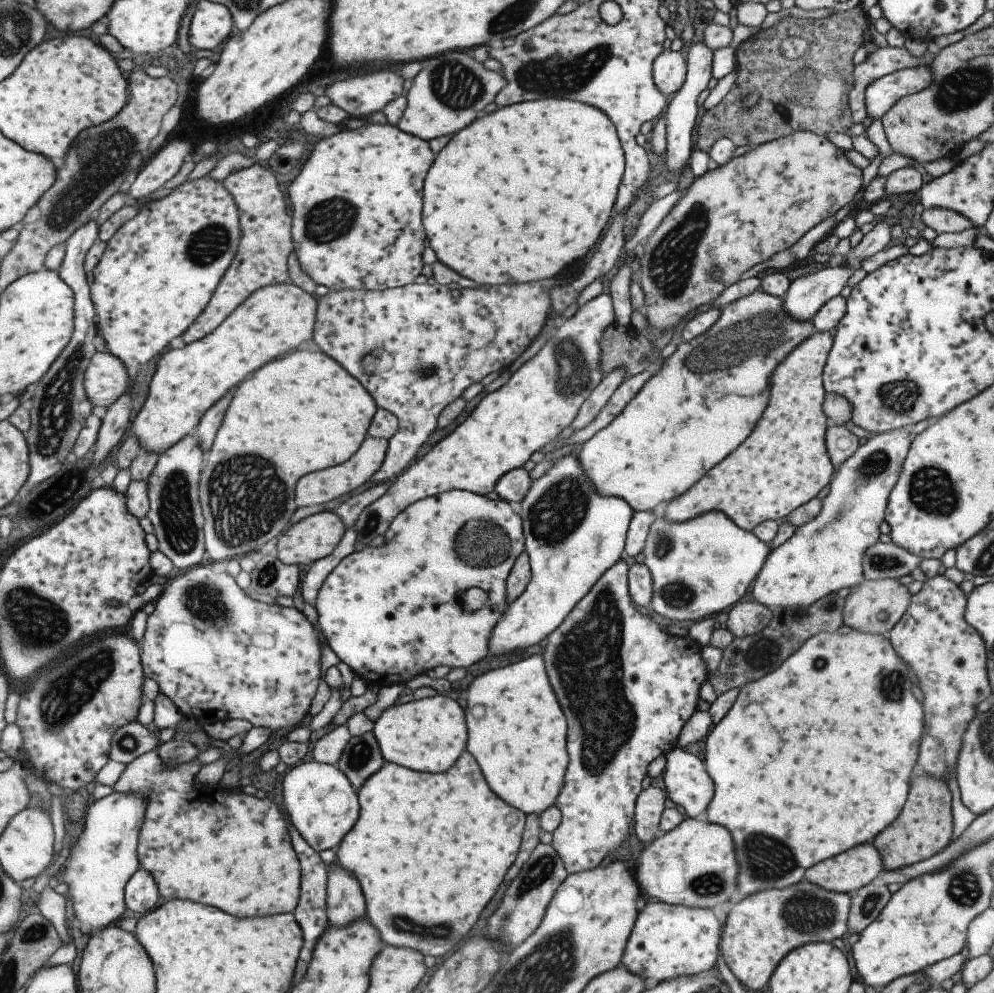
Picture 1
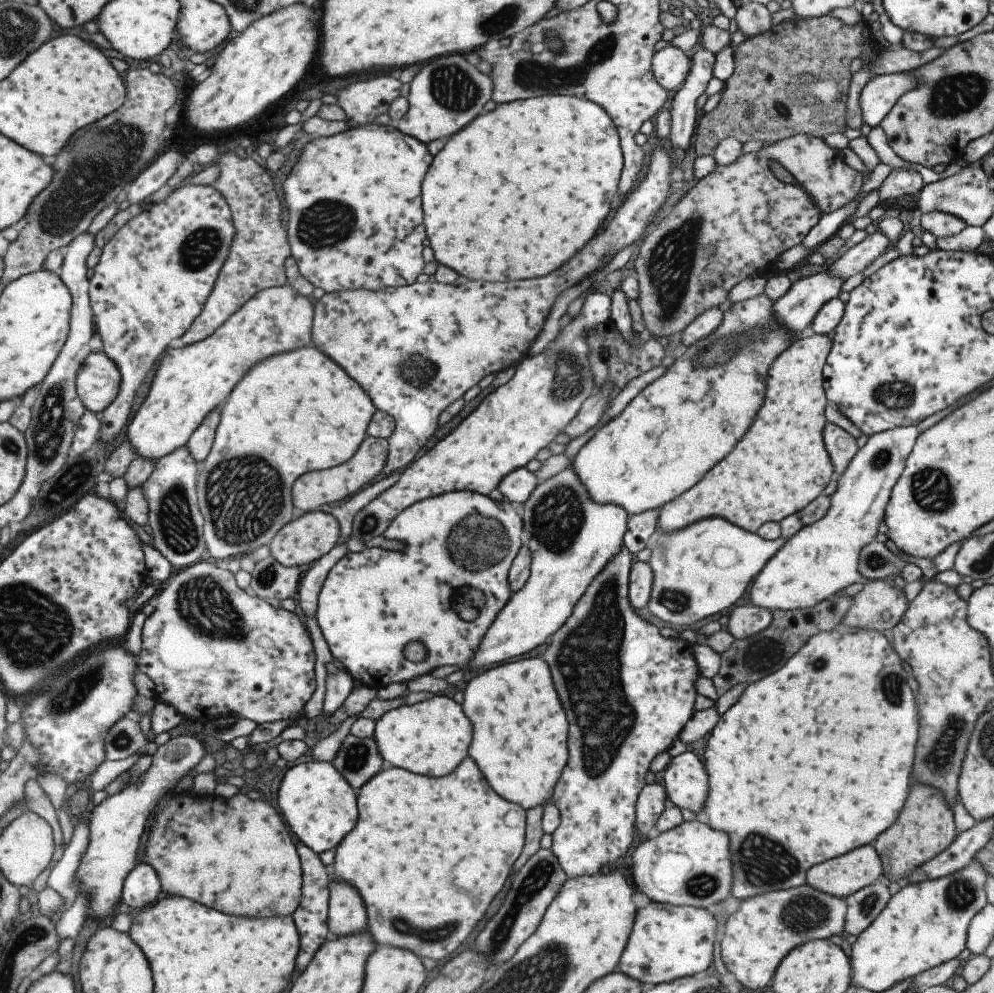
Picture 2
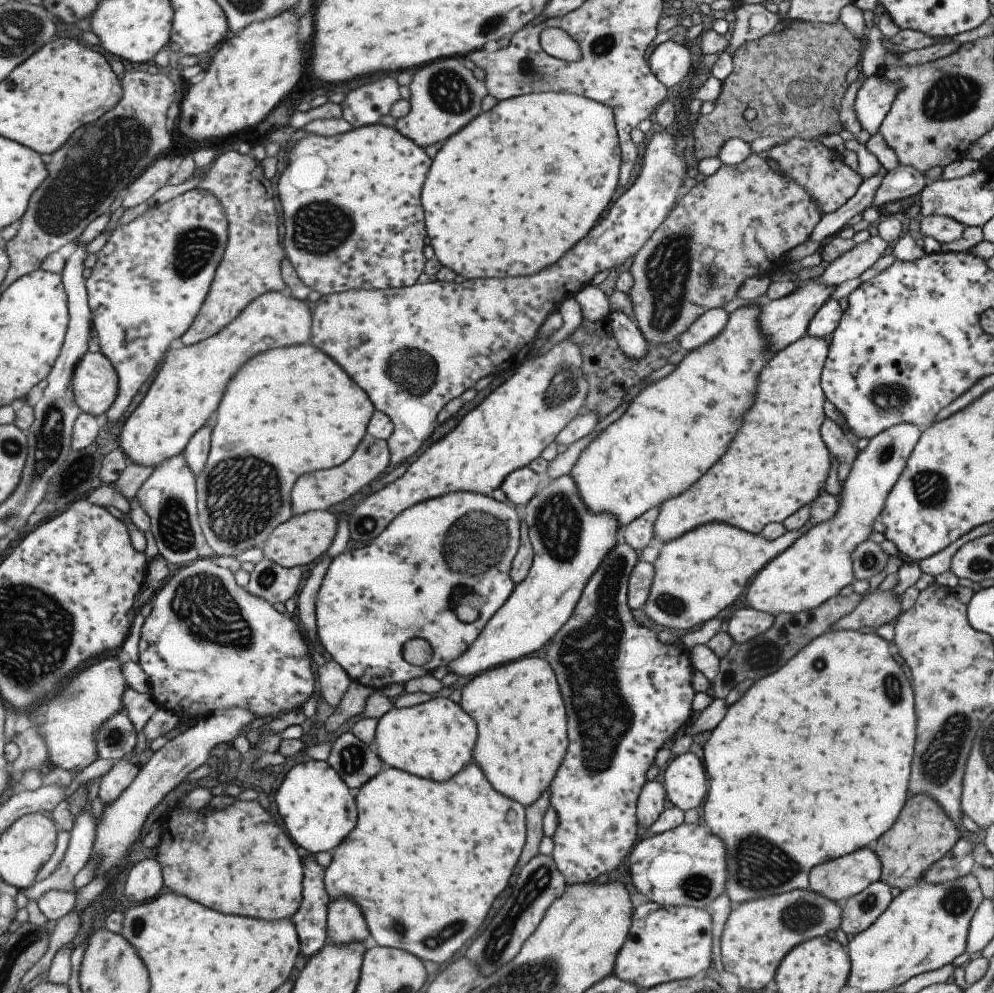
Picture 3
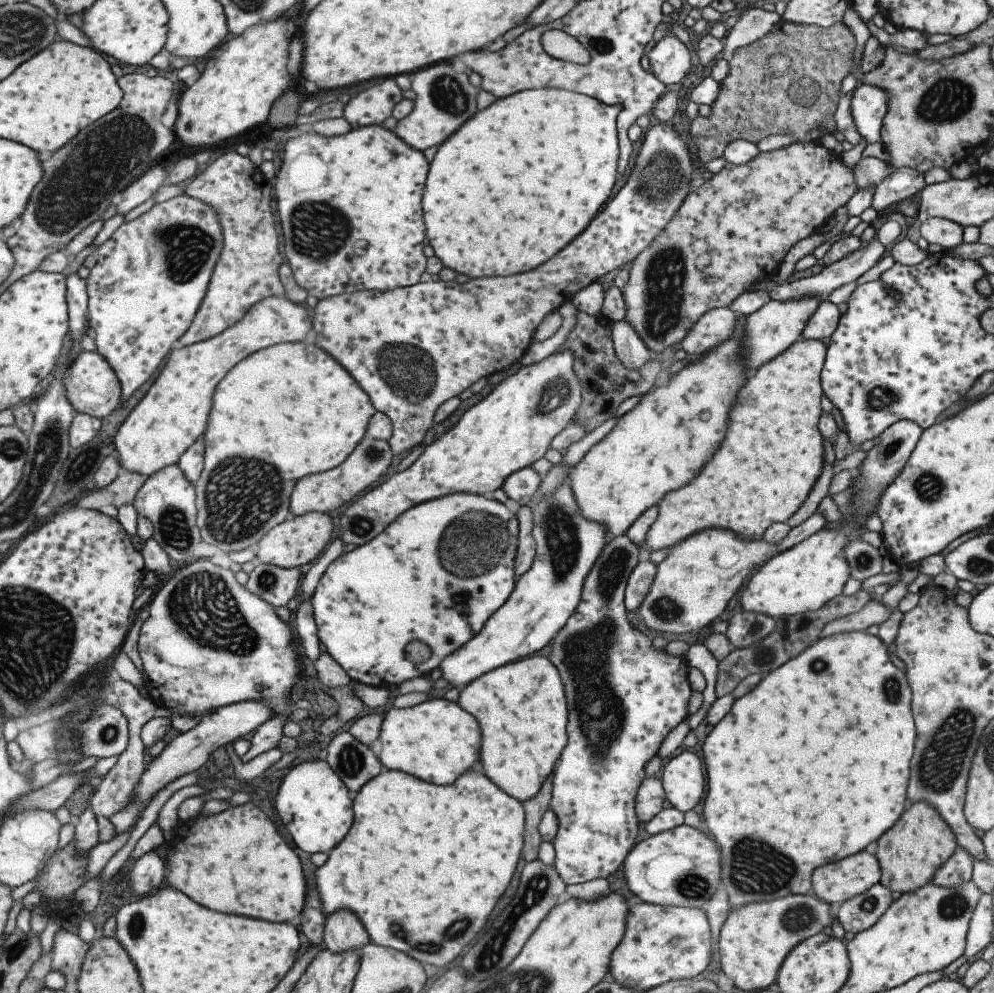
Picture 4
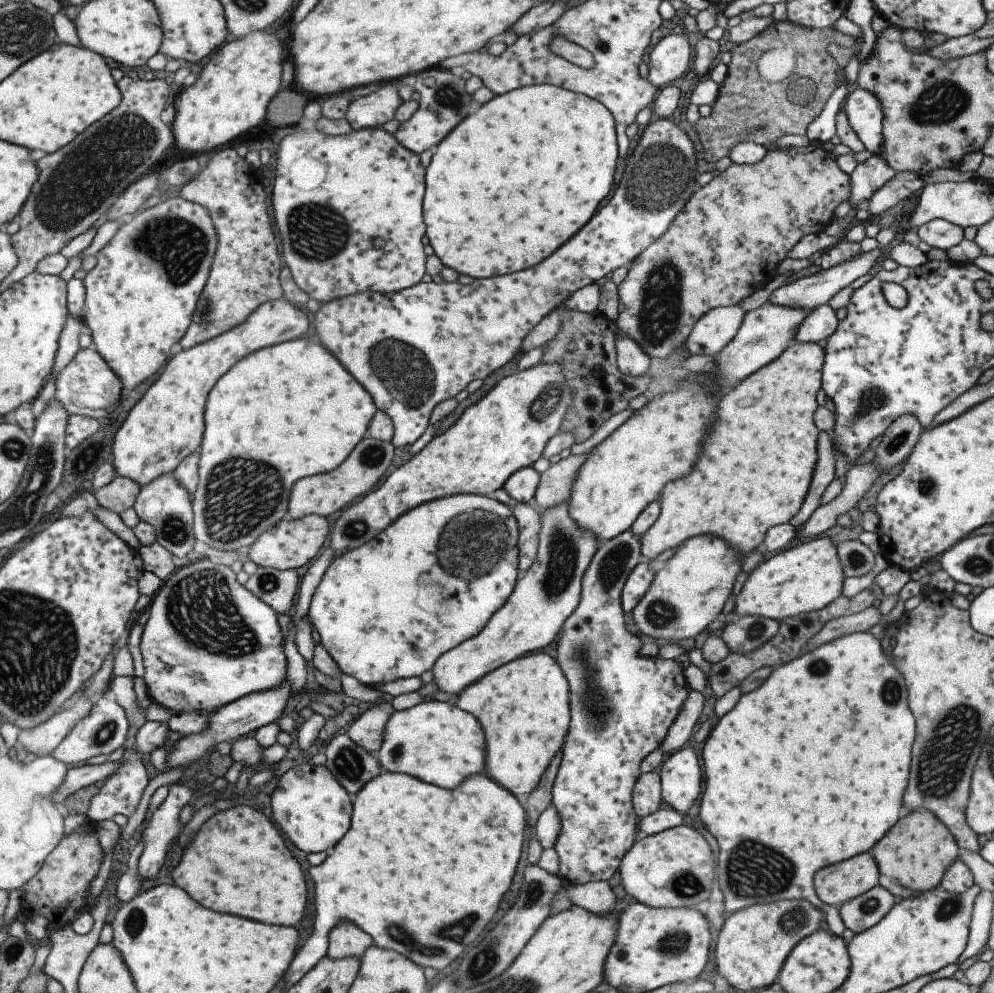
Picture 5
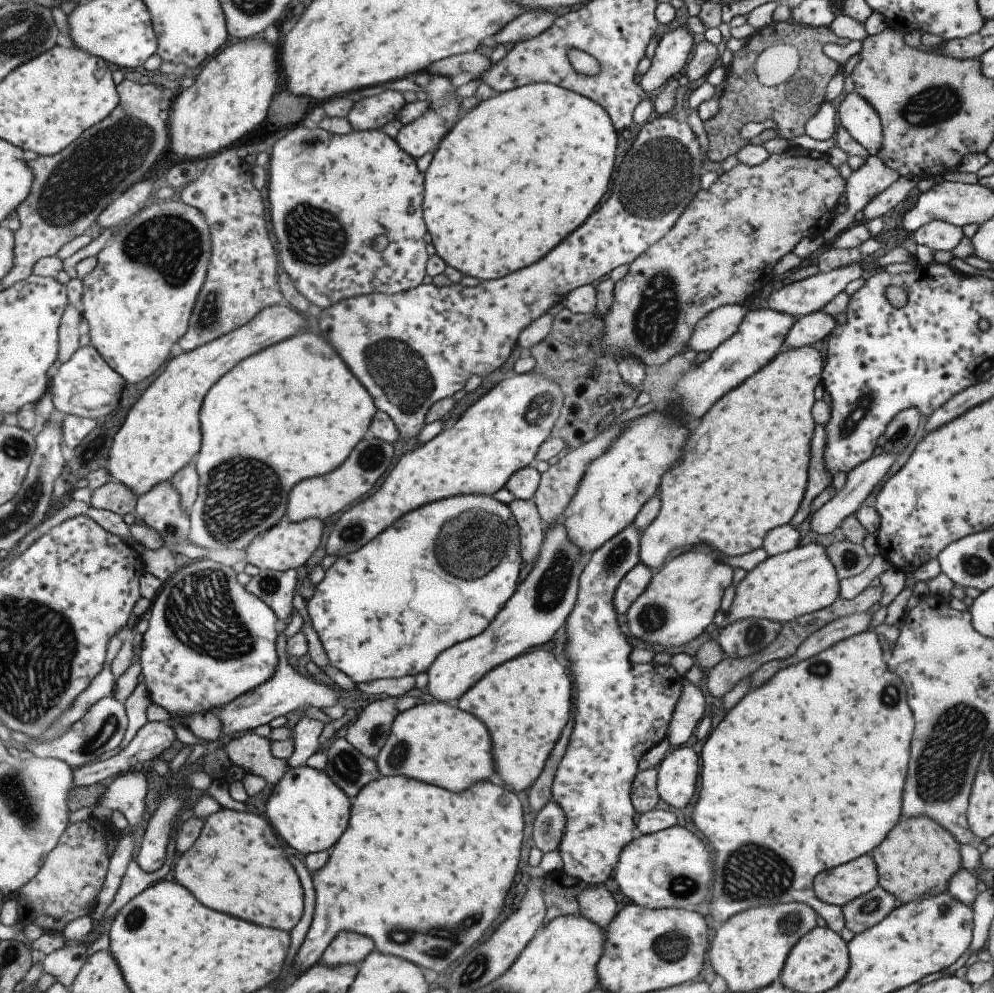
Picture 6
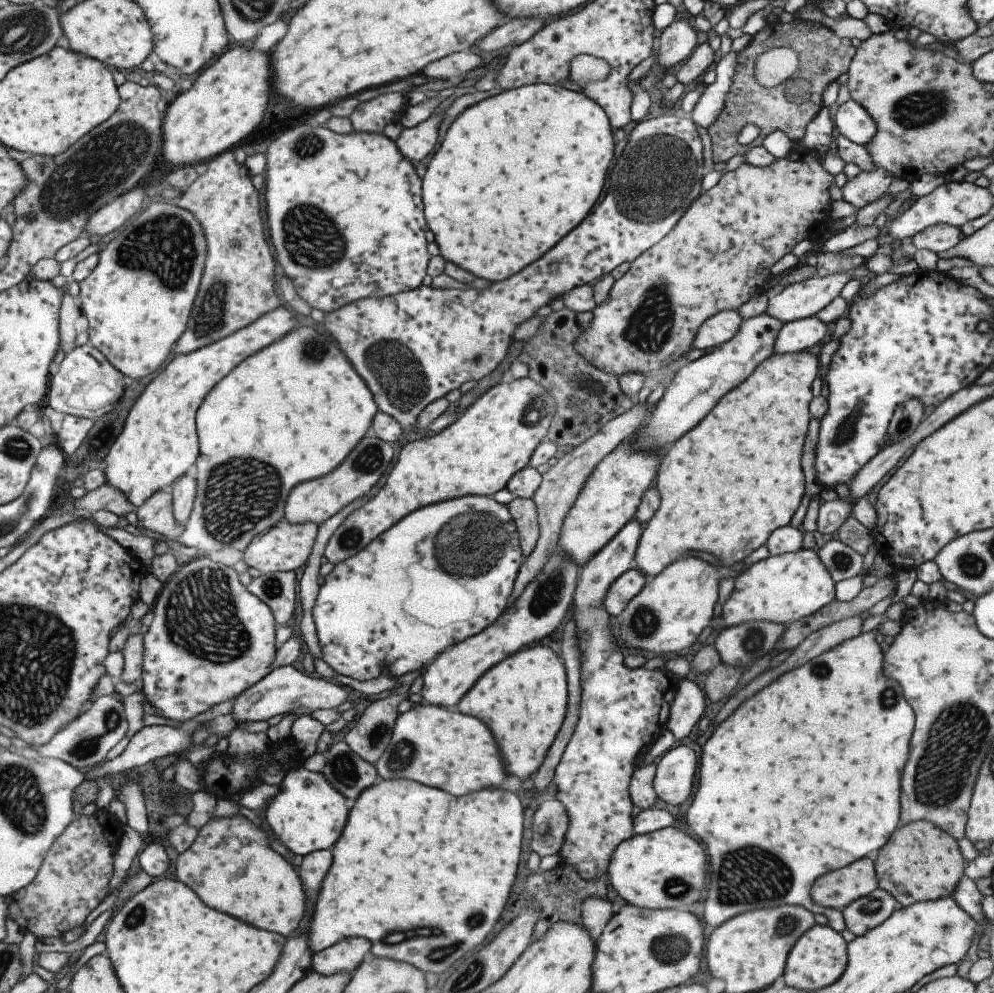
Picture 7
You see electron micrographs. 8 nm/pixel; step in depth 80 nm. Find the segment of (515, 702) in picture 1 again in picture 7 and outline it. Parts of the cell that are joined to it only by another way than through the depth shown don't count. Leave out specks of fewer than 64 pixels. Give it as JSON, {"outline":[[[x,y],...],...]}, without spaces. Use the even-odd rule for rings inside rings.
{"outline":[[[543,646],[522,648],[515,654],[509,654],[501,662],[497,662],[488,670],[485,670],[479,679],[469,688],[469,691],[459,700],[455,709],[463,715],[479,718],[489,726],[497,746],[505,771],[510,780],[527,780],[539,769],[543,758],[559,731],[565,717],[567,705],[567,688],[564,667],[554,652]]]}

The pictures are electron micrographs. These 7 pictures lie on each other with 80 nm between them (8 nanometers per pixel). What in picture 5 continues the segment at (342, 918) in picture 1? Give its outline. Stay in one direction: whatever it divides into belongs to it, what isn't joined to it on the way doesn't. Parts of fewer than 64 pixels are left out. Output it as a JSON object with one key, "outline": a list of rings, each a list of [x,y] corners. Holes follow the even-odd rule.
{"outline":[[[345,919],[338,920],[329,930],[326,955],[332,959],[355,957],[357,959],[373,945],[373,939],[367,936],[358,926]]]}

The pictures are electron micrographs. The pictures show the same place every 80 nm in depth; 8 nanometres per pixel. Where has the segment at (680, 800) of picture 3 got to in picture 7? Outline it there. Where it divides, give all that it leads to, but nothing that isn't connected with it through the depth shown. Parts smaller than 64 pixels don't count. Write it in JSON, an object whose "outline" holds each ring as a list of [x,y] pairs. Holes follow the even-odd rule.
{"outline":[[[677,746],[667,749],[655,766],[652,788],[663,802],[680,806],[691,794],[697,758],[691,748]]]}

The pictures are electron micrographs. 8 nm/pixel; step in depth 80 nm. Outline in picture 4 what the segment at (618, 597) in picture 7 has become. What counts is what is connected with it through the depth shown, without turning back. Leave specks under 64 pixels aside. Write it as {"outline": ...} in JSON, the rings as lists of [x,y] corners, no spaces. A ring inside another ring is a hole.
{"outline":[[[649,560],[638,562],[626,581],[624,607],[627,611],[637,611],[651,586],[656,565]]]}

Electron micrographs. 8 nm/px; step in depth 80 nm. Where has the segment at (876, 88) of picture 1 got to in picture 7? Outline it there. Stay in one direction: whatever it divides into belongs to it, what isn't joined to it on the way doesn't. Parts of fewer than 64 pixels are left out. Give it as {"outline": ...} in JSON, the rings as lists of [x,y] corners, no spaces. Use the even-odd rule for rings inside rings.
{"outline":[[[850,99],[836,107],[835,110],[833,124],[839,134],[863,147],[867,142],[871,142],[871,138],[875,136],[875,125],[865,109]]]}

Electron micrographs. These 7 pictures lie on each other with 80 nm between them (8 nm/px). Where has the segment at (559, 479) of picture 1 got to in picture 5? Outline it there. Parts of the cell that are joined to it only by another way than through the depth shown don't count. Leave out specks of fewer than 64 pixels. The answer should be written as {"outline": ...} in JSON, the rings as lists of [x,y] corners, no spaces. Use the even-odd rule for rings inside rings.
{"outline":[[[569,498],[555,506],[544,508],[540,512],[540,527],[537,533],[538,545],[533,564],[519,575],[505,604],[489,617],[485,626],[475,636],[444,652],[433,663],[430,668],[434,676],[432,680],[438,686],[438,690],[457,696],[469,684],[473,684],[478,678],[485,676],[497,667],[523,655],[528,655],[529,652],[545,648],[557,636],[557,632],[559,632],[563,622],[566,621],[569,613],[575,610],[580,599],[581,577],[599,542],[596,541],[590,530],[580,529],[578,524],[569,516],[568,500]]]}

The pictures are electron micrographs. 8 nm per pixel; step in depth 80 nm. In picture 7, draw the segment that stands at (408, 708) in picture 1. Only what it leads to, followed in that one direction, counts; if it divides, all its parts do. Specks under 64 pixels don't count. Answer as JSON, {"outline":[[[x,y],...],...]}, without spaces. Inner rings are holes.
{"outline":[[[423,702],[398,714],[389,744],[373,766],[378,780],[414,781],[449,792],[455,798],[482,788],[499,789],[500,784],[510,780],[497,744],[483,722]]]}

